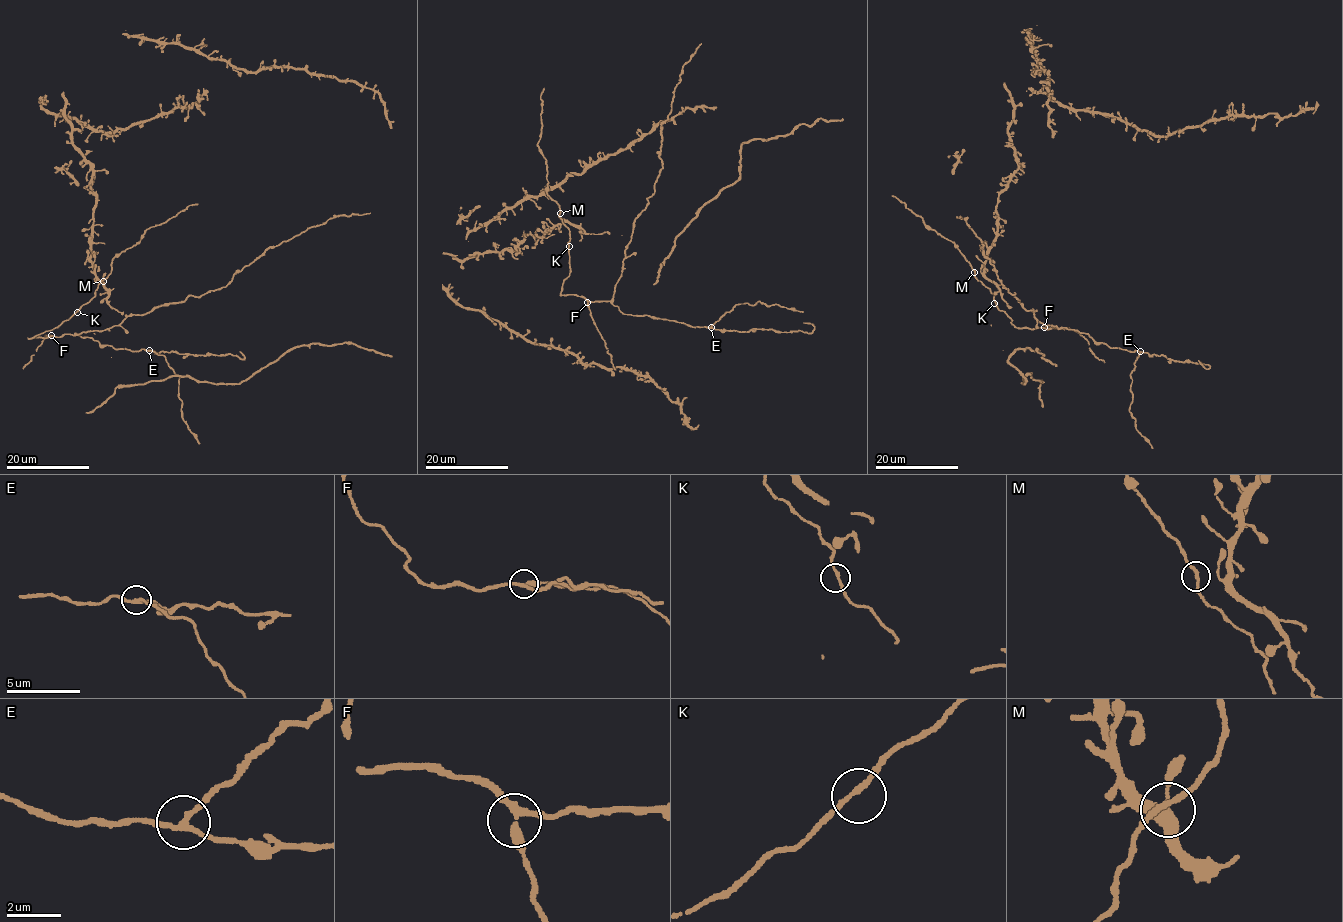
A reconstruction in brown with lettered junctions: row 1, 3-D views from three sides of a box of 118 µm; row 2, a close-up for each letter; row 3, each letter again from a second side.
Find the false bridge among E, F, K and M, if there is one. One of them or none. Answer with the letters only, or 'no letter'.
E

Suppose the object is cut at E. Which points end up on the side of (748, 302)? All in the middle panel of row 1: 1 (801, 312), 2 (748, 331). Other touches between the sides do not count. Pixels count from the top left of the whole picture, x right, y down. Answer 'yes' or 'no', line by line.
1: yes
2: no

